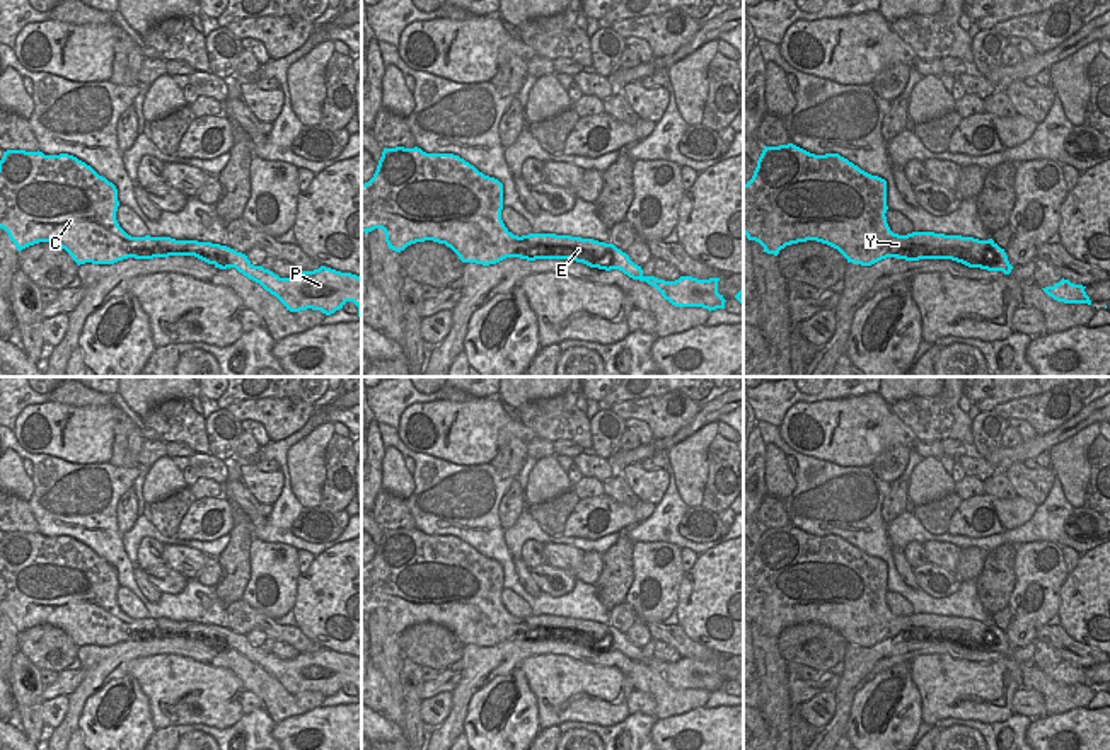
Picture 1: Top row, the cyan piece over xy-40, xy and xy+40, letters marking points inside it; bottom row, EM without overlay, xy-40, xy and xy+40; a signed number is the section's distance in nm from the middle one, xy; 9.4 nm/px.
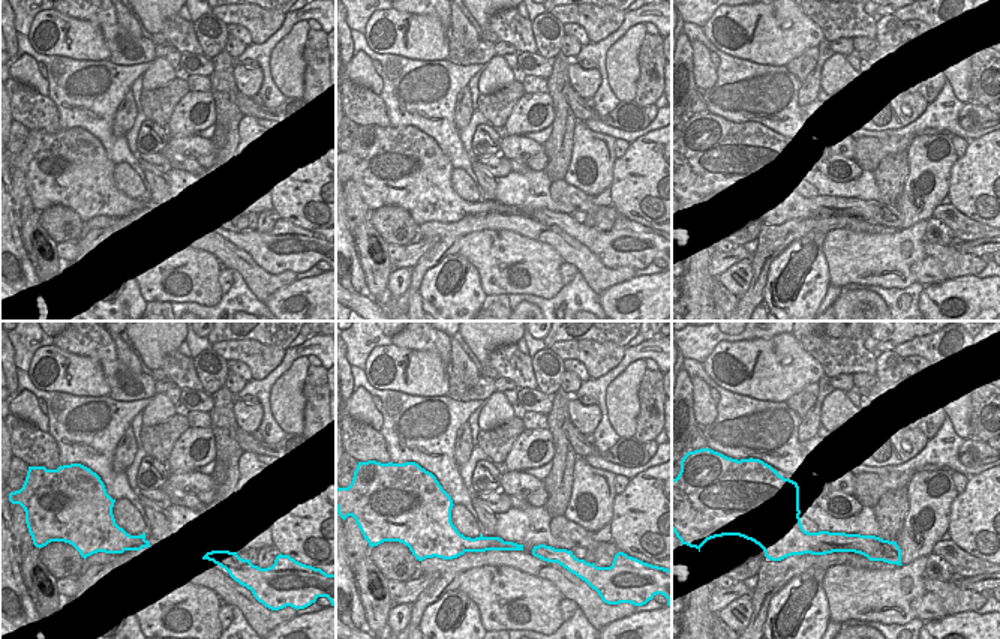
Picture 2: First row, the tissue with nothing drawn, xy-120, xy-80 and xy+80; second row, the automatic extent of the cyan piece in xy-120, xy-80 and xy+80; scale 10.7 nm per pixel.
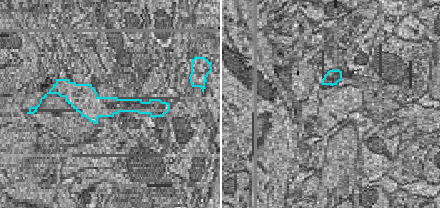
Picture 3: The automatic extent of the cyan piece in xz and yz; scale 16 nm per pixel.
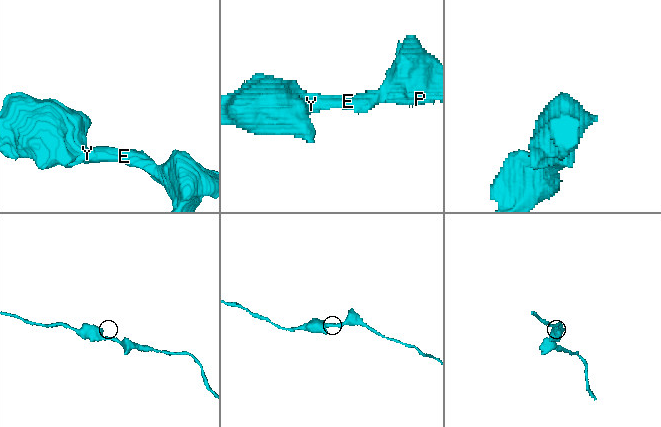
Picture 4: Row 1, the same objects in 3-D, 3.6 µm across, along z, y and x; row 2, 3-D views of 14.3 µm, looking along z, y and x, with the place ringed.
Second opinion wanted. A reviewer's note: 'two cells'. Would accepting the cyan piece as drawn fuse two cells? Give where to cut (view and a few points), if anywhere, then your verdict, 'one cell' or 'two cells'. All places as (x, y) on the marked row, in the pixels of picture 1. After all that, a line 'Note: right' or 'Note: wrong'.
no cut | one cell
Note: wrong

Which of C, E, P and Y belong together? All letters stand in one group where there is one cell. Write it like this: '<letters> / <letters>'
C E P Y

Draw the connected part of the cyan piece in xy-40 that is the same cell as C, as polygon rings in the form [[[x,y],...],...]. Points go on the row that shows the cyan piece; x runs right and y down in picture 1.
[[[39,150],[3,152],[0,160],[0,228],[9,234],[19,252],[39,242],[51,242],[65,249],[78,266],[85,262],[114,264],[128,257],[194,256],[220,269],[235,268],[275,295],[290,312],[312,309],[331,315],[346,302],[353,302],[361,319],[361,278],[356,274],[321,266],[314,271],[298,271],[293,278],[280,278],[263,266],[254,266],[246,254],[227,245],[171,237],[131,237],[116,220],[118,206],[116,186],[73,155],[44,155]]]

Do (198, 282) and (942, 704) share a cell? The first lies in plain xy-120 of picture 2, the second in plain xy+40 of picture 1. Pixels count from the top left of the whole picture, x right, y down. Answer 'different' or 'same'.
same

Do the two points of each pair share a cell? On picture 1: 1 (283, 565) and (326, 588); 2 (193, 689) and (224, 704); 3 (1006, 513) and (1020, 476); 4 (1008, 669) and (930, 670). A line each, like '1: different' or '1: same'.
1: different
2: same
3: different
4: same

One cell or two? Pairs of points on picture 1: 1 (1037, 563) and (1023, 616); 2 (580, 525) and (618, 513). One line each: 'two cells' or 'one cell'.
1: one cell
2: one cell

